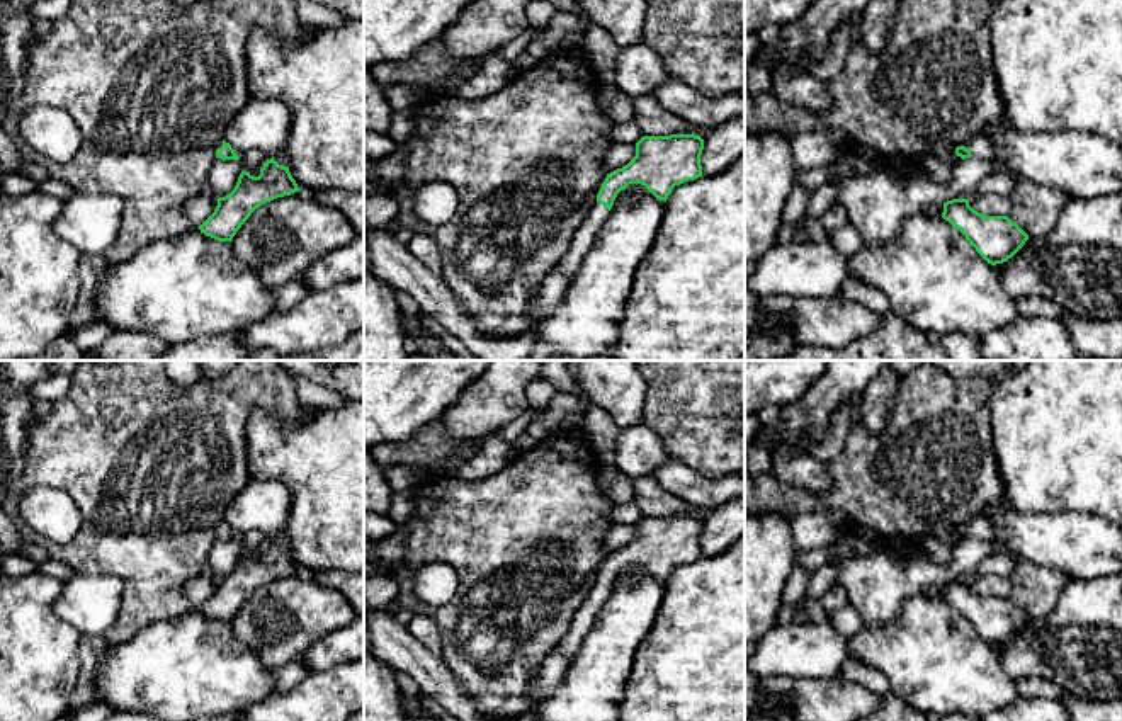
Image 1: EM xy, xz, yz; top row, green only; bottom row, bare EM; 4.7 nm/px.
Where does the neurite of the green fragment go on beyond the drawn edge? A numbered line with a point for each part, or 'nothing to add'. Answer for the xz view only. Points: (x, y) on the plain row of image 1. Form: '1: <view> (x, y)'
1: xz (583, 619)

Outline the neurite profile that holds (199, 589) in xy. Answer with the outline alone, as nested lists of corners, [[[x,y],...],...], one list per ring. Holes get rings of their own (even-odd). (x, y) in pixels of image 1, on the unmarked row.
[[[197,575],[184,583],[184,593],[194,609],[199,609],[216,590],[218,578]]]

